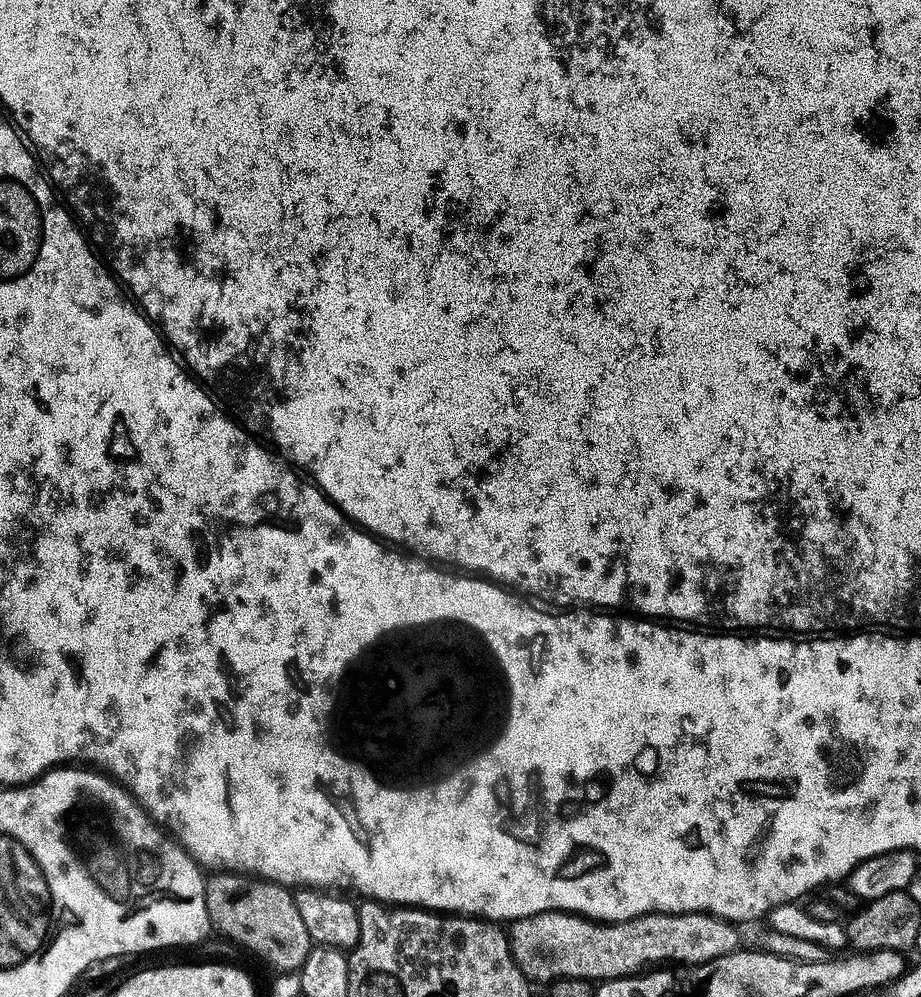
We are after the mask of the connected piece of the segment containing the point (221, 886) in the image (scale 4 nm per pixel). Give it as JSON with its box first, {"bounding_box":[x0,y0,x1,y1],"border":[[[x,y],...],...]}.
{"bounding_box":[206,871,314,974],"border":[[[221,871],[208,880],[206,906],[213,929],[241,944],[280,974],[297,973],[314,947],[293,889],[238,872]]]}

